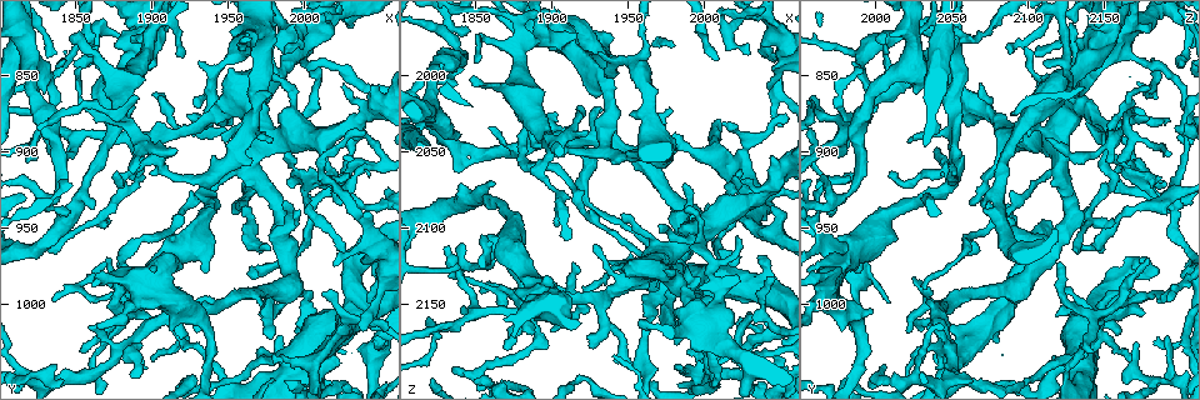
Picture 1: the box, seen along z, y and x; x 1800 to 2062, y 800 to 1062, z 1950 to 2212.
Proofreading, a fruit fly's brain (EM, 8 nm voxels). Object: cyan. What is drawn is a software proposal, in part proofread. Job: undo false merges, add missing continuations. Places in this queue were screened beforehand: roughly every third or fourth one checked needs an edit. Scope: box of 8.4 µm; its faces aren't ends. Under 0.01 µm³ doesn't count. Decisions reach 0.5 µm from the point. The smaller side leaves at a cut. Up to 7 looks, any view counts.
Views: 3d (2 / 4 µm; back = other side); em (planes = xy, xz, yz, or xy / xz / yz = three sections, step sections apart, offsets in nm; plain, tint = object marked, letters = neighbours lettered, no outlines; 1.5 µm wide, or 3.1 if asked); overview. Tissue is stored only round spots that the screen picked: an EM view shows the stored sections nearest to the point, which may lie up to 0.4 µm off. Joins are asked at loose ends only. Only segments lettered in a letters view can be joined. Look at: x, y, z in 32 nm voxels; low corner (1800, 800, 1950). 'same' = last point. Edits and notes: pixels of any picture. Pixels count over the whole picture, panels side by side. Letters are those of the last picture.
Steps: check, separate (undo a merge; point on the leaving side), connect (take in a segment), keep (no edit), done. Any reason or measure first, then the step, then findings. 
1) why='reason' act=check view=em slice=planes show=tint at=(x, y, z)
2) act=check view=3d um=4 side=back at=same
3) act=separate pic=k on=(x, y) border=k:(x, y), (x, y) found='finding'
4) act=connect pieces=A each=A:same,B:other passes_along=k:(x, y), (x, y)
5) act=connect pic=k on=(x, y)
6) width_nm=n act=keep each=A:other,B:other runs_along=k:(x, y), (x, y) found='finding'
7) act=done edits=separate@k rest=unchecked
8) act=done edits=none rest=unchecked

why='thin neck' act=check view=em slice=xz step=8 show=tint at=(1902, 818, 2076)

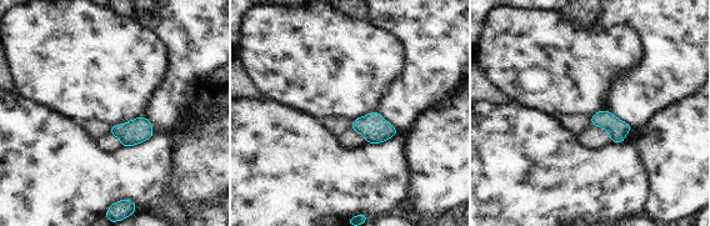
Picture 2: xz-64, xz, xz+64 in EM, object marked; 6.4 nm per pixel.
why='another direction' act=check view=em slice=planes show=letters at=same

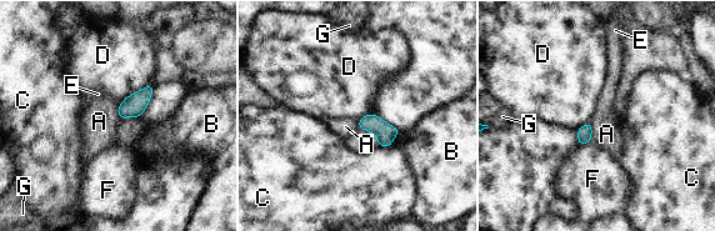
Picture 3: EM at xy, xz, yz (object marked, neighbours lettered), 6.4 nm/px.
act=keep each=A:other,B:other,C:other,D:other,E:other,F:other,G:other border=3:(590, 121), (591, 139), (589, 141) found='one cell here'

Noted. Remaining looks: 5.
why='an open end' act=check view=3d um=2 side=back at=(1832, 966, 2132)

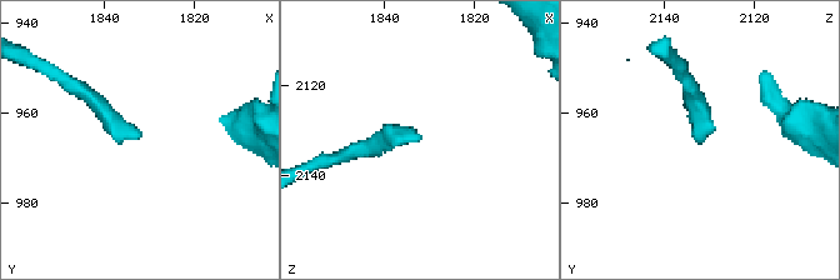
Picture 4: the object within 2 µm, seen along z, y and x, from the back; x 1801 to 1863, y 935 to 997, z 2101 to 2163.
why='now the EM' act=check view=em slice=planes show=letters at=(1833, 966, 2132)

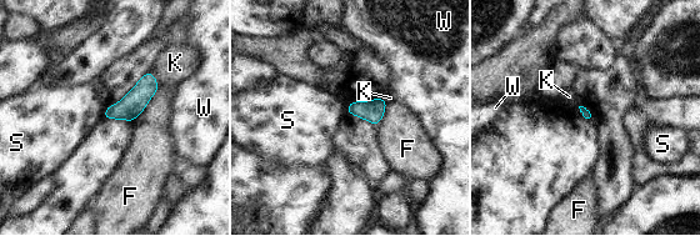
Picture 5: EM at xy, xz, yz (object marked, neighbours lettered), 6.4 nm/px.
act=keep each=F:other,K:other,S:other,W:other border=5:(106, 108), (103, 116) found='no lettered segment goes on from it'

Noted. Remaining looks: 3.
why='branch stops here' act=check view=em slice=planes show=letters at=(1874, 972, 2178)

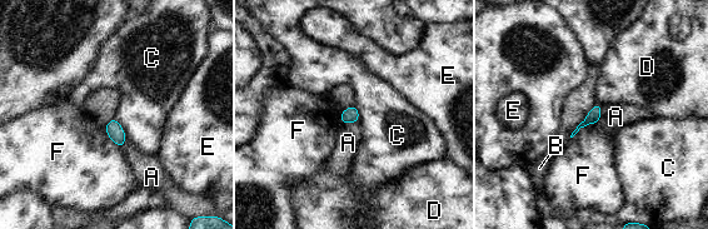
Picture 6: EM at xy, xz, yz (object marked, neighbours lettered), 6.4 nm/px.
act=keep each=A:other,B:other,C:other,D:other,E:other,F:other border=6:(113, 117), (120, 124), (126, 139) found='none of them fits'

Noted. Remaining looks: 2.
act=done edits=none rest=unchecked

